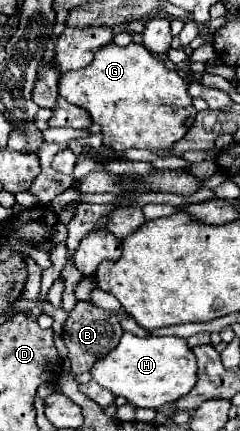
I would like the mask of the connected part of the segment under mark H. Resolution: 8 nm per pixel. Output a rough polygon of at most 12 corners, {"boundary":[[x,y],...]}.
{"boundary":[[125,331],[91,377],[137,407],[159,409],[195,385],[181,337]]}

